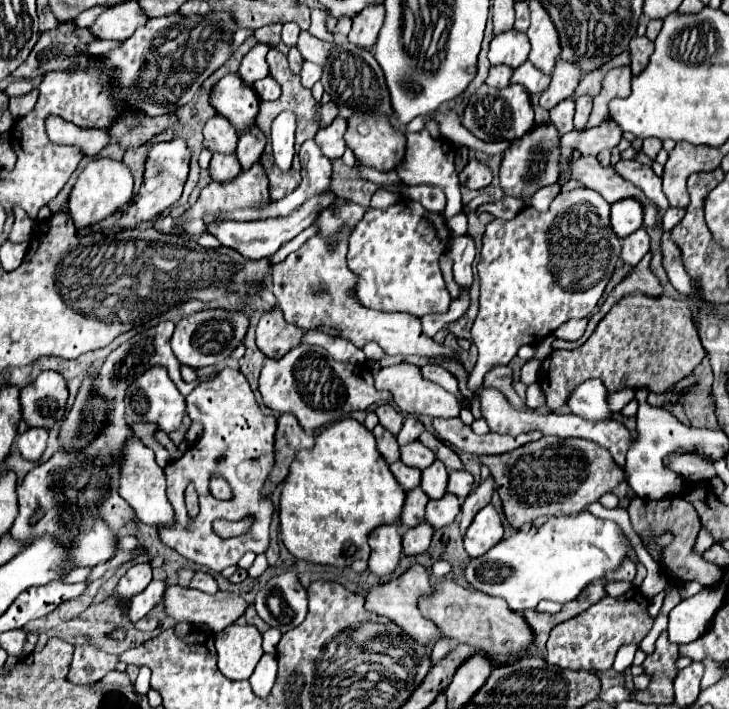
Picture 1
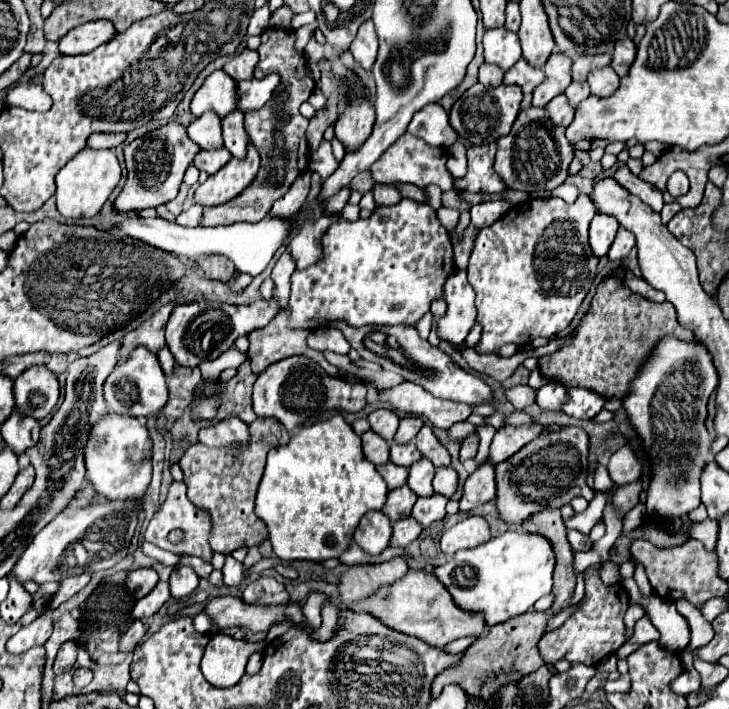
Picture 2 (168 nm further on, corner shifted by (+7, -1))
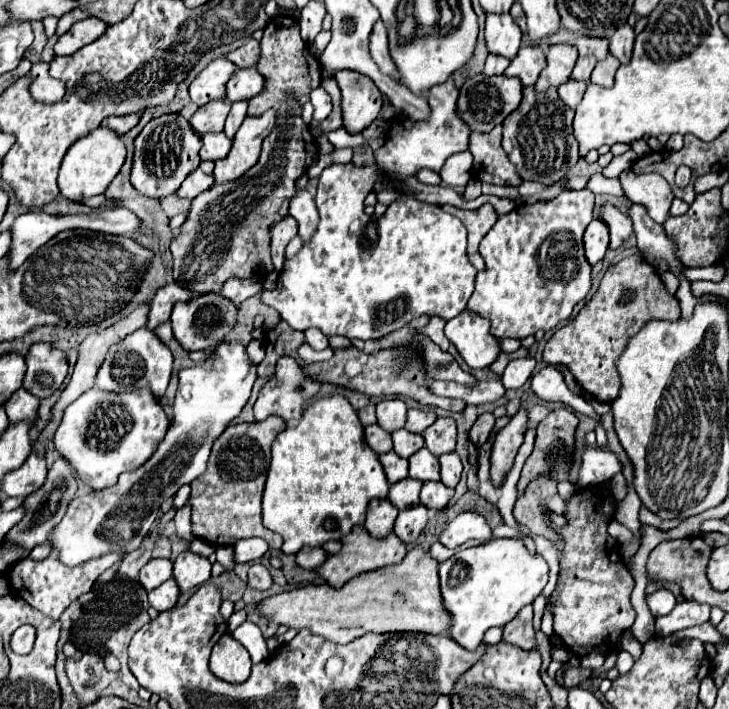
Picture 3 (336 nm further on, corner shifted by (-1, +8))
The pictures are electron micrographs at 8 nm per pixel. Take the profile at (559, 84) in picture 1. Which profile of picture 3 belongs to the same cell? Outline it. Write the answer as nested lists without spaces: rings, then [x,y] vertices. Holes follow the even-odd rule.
[[[551,45],[547,51],[547,67],[541,71],[535,89],[547,91],[551,85],[559,87],[571,77],[571,71],[577,61],[577,49],[573,45]]]

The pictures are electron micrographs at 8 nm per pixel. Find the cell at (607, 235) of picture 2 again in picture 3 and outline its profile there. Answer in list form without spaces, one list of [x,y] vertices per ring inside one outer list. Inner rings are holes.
[[[591,221],[583,233],[583,247],[585,247],[585,257],[589,261],[589,265],[595,265],[603,259],[605,251],[607,251],[607,229],[603,229],[603,225],[599,225],[599,221]]]

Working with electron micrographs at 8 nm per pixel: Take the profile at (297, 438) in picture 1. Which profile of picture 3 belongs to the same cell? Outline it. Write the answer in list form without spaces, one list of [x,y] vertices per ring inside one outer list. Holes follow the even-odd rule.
[[[269,417],[261,423],[253,421],[229,425],[223,431],[223,435],[213,445],[211,457],[207,461],[207,471],[191,483],[189,507],[195,537],[215,547],[231,547],[245,537],[261,537],[269,543],[271,549],[281,547],[281,537],[265,529],[261,523],[261,497],[271,459],[271,443],[283,429],[283,419]]]

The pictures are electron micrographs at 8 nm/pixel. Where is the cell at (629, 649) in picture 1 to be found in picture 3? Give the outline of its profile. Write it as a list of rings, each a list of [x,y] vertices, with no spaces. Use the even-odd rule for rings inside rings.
[[[685,600],[685,603],[677,604],[669,615],[655,619],[655,633],[657,635],[671,635],[675,631],[707,623],[709,611],[711,611],[709,605],[699,605],[699,603]]]

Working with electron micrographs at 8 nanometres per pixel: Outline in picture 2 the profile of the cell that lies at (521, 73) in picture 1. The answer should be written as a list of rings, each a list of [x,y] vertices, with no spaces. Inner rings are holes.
[[[519,60],[511,70],[505,72],[503,84],[517,84],[523,88],[523,92],[533,92],[545,78],[545,72],[541,68],[535,68],[527,64],[527,60]]]

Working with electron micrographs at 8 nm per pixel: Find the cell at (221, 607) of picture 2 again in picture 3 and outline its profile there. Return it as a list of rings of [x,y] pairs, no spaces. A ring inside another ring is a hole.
[[[415,545],[407,551],[401,563],[373,569],[369,573],[353,577],[341,589],[335,589],[327,583],[325,585],[305,585],[305,587],[297,587],[297,589],[291,589],[291,591],[285,591],[285,593],[279,593],[279,595],[273,595],[261,601],[259,609],[267,619],[279,625],[293,627],[297,631],[309,629],[311,633],[321,635],[341,645],[353,639],[359,639],[367,633],[435,633],[437,635],[437,633],[445,633],[447,621],[451,621],[447,613],[443,613],[443,599],[439,597],[437,567],[439,563],[429,553],[425,553],[425,549],[421,545]]]

